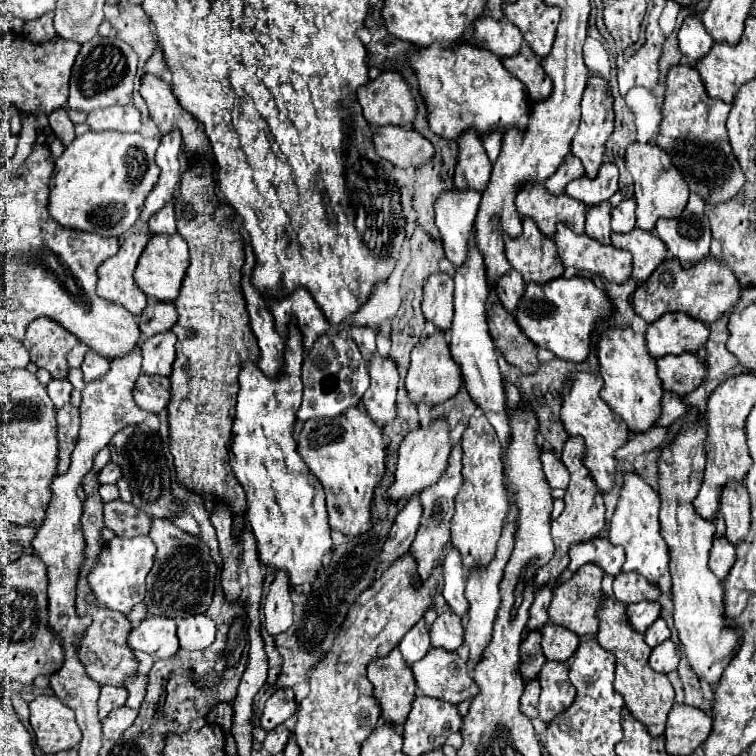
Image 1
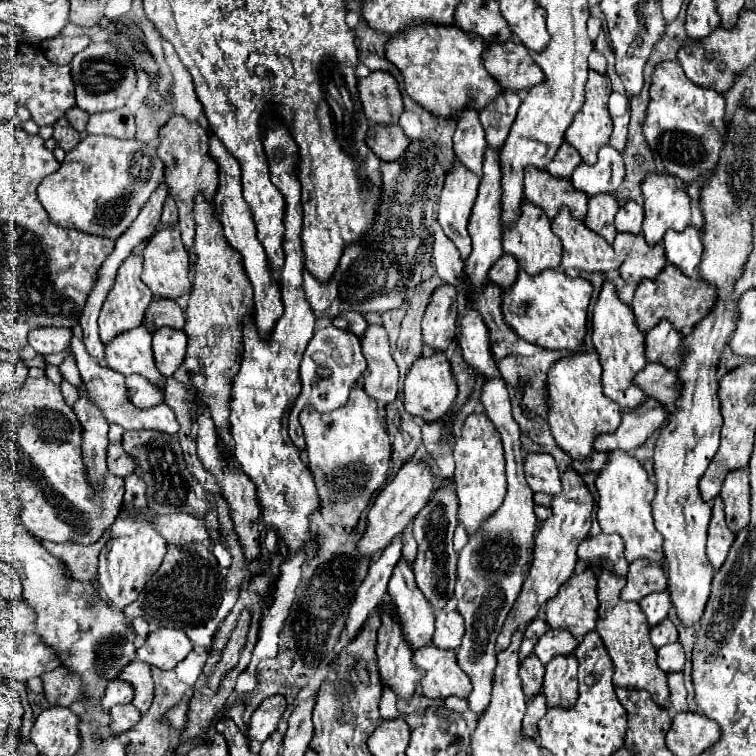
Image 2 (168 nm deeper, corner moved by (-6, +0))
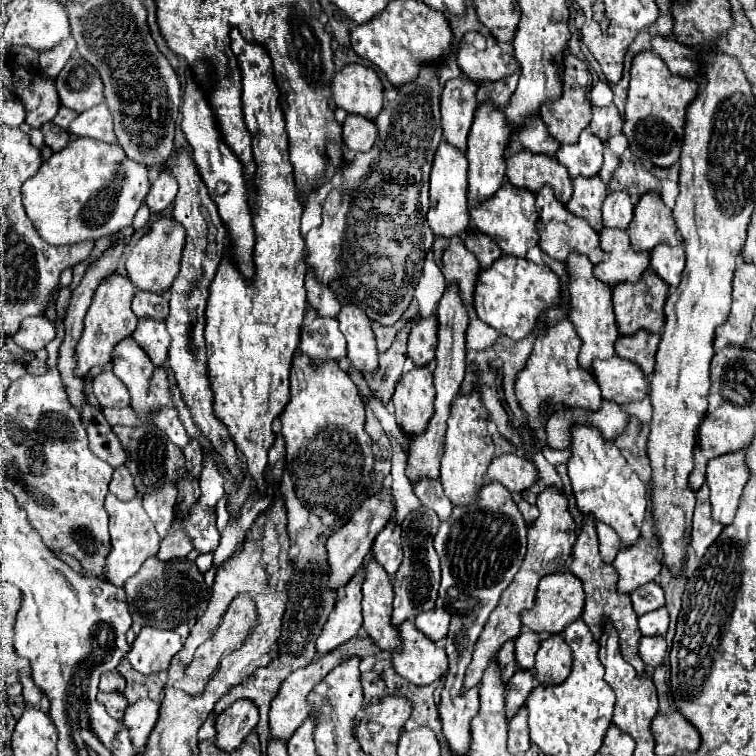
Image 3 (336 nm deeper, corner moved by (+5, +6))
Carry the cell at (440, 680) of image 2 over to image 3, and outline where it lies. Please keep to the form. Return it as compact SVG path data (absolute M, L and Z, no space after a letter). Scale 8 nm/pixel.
M411 621L397 627L401 631L401 649L391 653L391 663L395 671L415 685L435 683L447 673L445 651L435 647Z

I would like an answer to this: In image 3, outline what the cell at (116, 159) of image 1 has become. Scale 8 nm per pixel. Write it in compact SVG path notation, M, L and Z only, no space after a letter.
M75 139L65 149L53 153L33 175L27 179L21 187L21 199L27 217L33 221L33 227L51 245L69 245L69 243L81 243L81 241L97 241L99 237L107 237L111 233L117 233L121 229L131 227L133 217L141 203L145 201L145 195L149 193L149 177L147 167L131 161L123 149L113 143L103 143L97 139Z

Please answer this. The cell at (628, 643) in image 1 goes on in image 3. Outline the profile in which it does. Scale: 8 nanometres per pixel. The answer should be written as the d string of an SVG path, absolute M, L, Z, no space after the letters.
M585 521L583 523L583 527L579 531L579 537L577 537L577 543L573 547L573 561L569 565L569 571L575 577L579 577L581 583L583 583L583 589L585 589L585 609L583 609L581 619L587 623L587 627L591 629L595 639L599 641L605 619L611 619L613 625L619 631L619 637L621 637L621 655L623 655L623 659L629 665L633 665L637 673L643 673L645 671L645 663L641 661L641 657L637 653L639 639L641 639L641 631L637 627L637 613L633 611L631 597L627 593L619 593L617 591L619 575L617 575L615 567L605 563L601 559L601 555L599 555L599 541L597 541L597 533L595 533L595 521Z

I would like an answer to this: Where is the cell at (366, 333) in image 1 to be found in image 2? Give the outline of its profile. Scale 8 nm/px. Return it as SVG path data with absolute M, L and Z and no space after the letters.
M342 313L342 315L336 317L332 323L334 323L336 327L340 327L340 329L348 329L348 331L356 333L358 337L362 337L362 335L364 335L364 329L368 327L366 319L364 319L360 313Z

